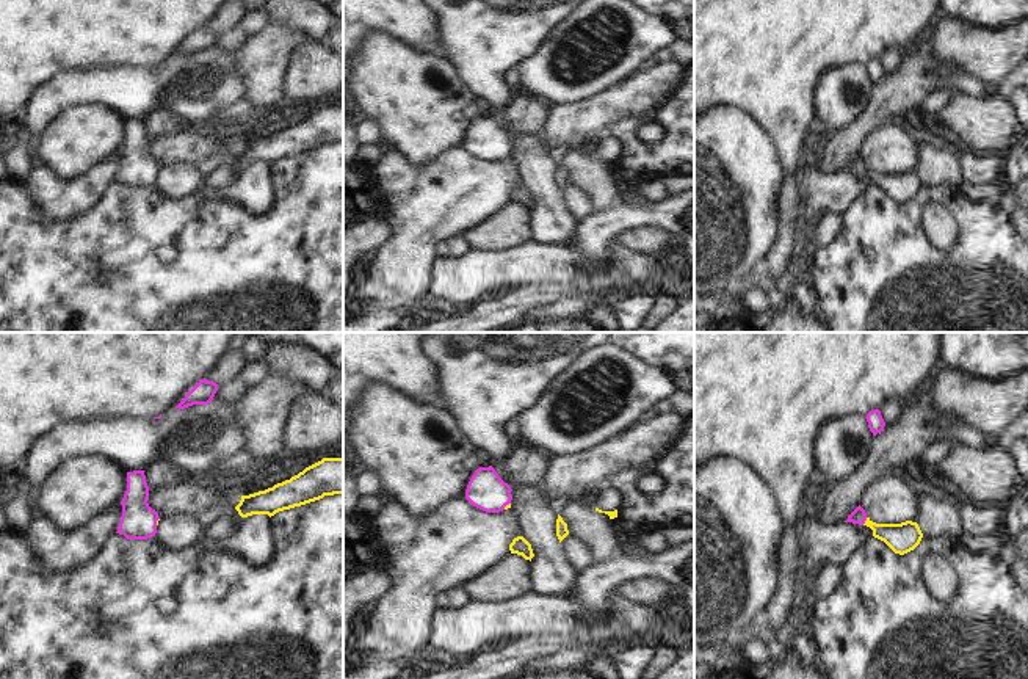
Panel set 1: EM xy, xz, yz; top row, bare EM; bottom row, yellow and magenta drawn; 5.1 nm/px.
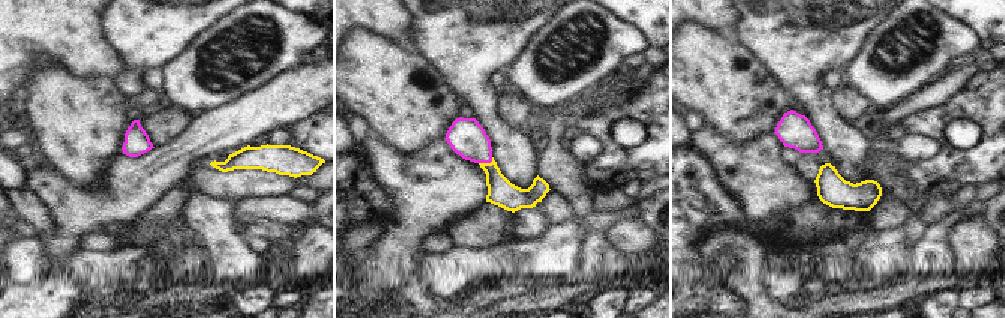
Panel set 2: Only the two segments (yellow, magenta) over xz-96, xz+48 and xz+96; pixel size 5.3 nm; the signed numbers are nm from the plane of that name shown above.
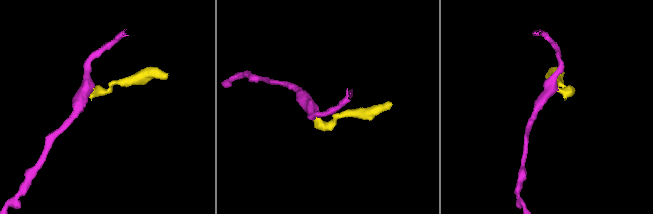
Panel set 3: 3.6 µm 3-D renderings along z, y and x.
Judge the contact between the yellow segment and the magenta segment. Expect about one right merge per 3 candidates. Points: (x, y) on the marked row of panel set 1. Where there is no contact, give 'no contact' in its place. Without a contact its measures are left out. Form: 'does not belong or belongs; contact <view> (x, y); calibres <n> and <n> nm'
belongs; contact yz (865, 521); calibres 160 and 80 nm

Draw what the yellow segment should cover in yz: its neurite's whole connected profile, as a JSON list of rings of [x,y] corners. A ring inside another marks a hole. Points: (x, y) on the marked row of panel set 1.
[[[860,505],[848,516],[846,522],[870,527],[874,538],[884,541],[895,554],[900,555],[914,550],[923,538],[917,522],[906,521],[901,524],[876,524],[867,516]]]

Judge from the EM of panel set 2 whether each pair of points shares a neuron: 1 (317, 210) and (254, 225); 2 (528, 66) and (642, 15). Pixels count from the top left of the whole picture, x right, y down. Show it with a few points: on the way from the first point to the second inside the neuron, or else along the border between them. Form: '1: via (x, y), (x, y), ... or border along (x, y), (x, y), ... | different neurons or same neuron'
1: border along (239, 215), (269, 218), (288, 227) | different neurons
2: border along (614, 15), (632, 23), (644, 35), (648, 45) | different neurons

